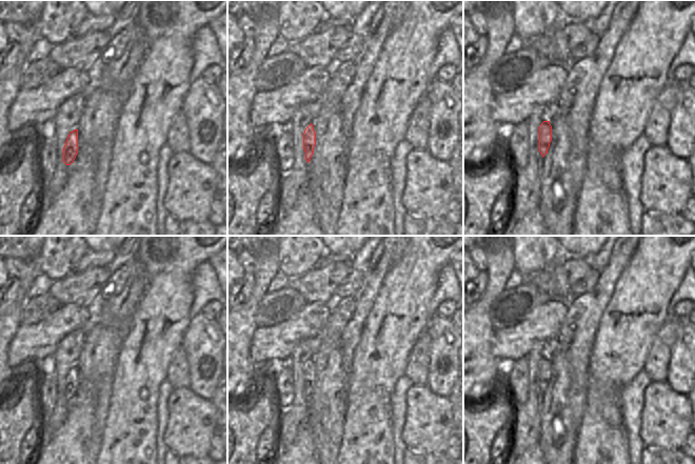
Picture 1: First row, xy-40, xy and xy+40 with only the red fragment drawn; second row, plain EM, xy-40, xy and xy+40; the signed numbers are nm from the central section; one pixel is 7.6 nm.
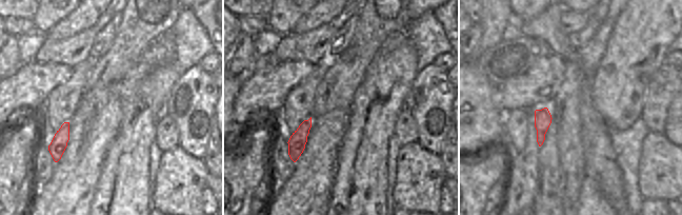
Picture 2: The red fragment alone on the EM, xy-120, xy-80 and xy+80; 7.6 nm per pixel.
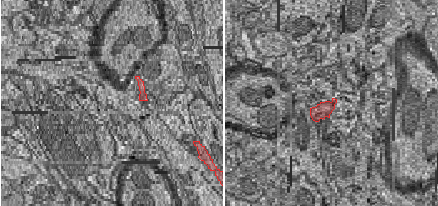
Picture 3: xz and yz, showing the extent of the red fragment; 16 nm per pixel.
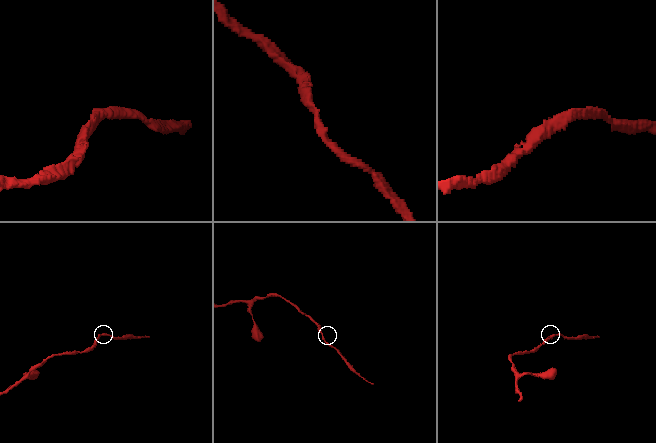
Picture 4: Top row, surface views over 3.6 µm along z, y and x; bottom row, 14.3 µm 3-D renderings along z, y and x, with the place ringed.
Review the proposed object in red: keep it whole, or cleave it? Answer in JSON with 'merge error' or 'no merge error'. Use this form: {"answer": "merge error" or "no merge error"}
{"answer": "no merge error"}

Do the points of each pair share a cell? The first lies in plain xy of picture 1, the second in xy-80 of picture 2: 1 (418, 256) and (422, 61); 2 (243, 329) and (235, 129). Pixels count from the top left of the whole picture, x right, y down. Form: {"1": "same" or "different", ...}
{"1": "different", "2": "same"}

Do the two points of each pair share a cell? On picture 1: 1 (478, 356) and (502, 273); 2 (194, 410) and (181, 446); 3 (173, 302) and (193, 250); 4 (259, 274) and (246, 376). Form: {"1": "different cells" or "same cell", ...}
{"1": "same cell", "2": "same cell", "3": "same cell", "4": "same cell"}

